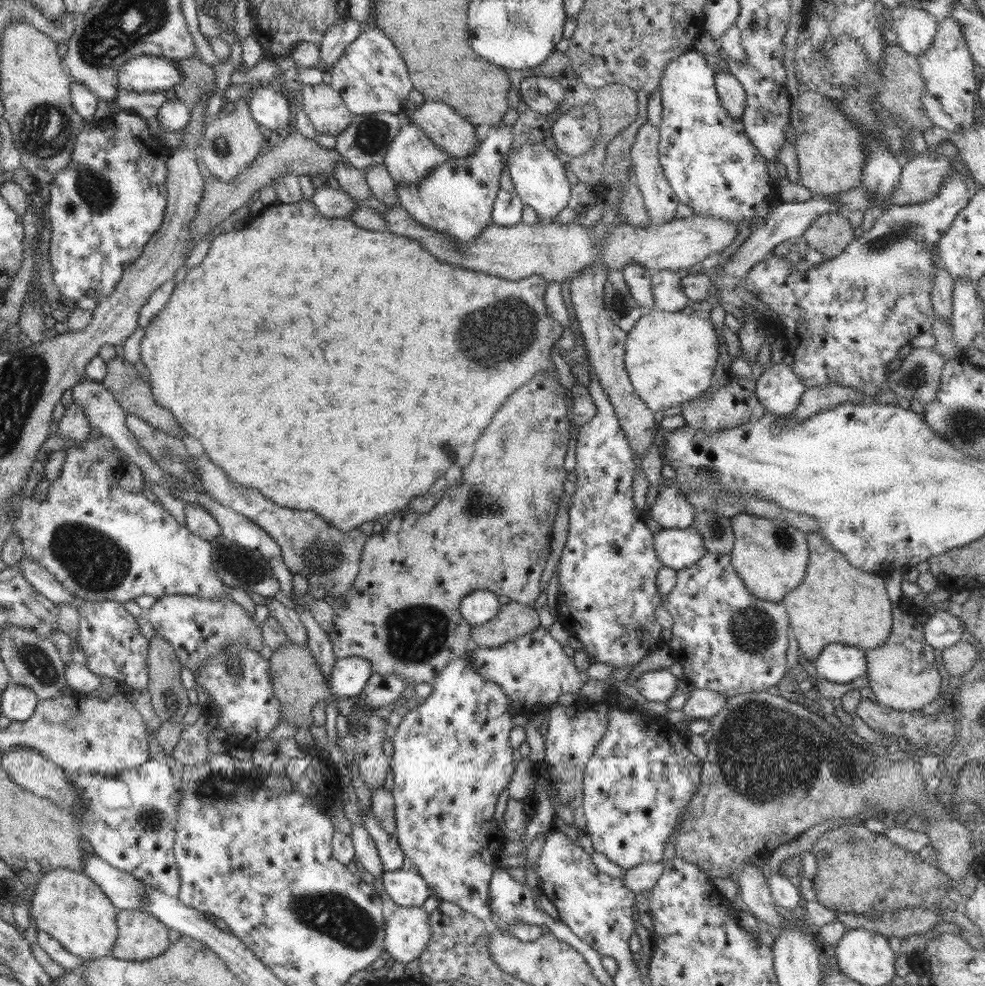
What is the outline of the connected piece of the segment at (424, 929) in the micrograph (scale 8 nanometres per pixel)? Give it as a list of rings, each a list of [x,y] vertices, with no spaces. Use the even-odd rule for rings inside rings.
[[[397,906],[385,922],[385,950],[399,967],[416,960],[431,937],[429,914],[423,907]]]

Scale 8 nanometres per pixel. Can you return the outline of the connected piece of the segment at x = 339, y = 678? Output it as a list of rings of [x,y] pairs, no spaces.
[[[358,656],[342,658],[334,663],[328,684],[336,698],[350,698],[361,694],[372,673],[368,660]]]

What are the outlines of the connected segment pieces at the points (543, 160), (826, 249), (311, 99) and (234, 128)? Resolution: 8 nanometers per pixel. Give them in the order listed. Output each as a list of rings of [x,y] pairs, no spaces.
[[[526,143],[508,159],[506,170],[514,183],[515,193],[524,205],[531,206],[536,214],[546,222],[555,222],[556,216],[568,206],[571,184],[566,176],[566,168],[555,152],[541,143]]]
[[[836,211],[815,218],[803,236],[809,247],[822,253],[825,261],[830,261],[854,241],[853,232],[854,228],[847,219],[847,213]]]
[[[327,83],[302,84],[298,98],[317,134],[338,137],[352,123],[353,114]]]
[[[243,97],[235,102],[226,113],[209,119],[204,140],[199,146],[202,149],[200,150],[200,158],[207,166],[207,171],[210,171],[216,179],[231,181],[250,166],[265,144],[267,141],[260,133],[260,125],[252,119],[249,104]]]

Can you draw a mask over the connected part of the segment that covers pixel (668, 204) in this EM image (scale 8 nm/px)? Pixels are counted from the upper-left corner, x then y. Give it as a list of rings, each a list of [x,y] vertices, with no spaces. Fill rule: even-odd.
[[[646,122],[644,126],[640,126],[638,134],[636,134],[636,142],[630,151],[631,166],[634,172],[634,183],[642,192],[642,198],[645,202],[646,210],[648,211],[650,225],[661,225],[665,222],[670,222],[676,218],[677,206],[680,204],[677,196],[668,180],[664,177],[664,170],[659,161],[659,131],[658,127],[652,126],[650,122]]]

